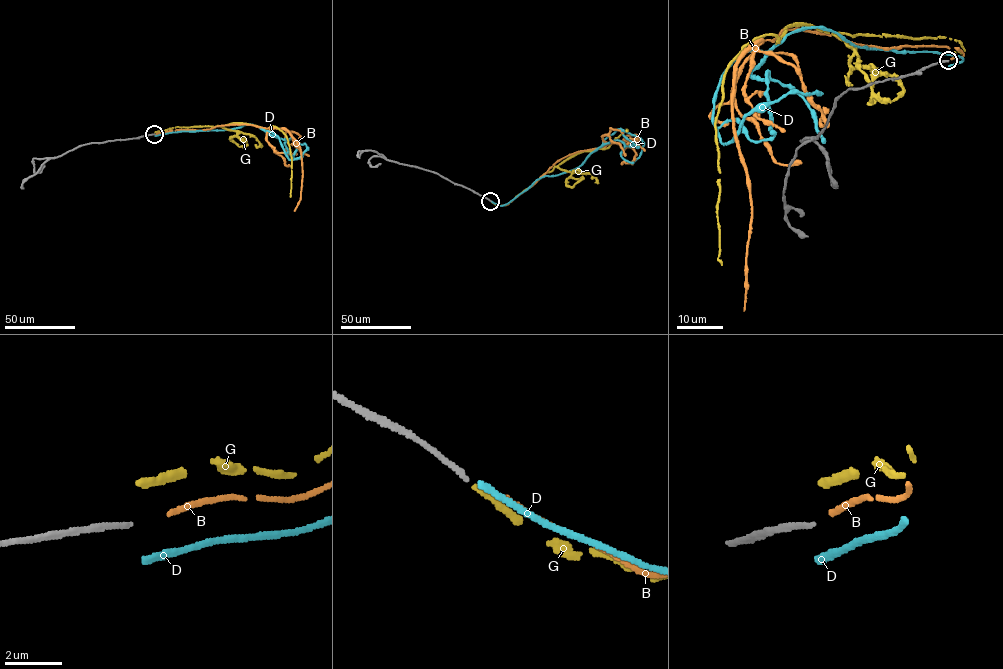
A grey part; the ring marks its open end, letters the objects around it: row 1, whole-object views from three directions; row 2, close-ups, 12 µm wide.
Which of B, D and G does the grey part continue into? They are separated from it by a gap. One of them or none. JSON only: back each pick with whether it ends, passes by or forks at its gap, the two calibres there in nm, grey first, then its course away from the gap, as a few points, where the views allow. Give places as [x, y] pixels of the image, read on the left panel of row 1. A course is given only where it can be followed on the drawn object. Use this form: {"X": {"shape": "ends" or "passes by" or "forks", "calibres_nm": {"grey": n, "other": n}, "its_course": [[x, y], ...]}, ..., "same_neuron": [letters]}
{"B": {"shape": "ends", "calibres_nm": {"grey": 160, "other": 200}, "its_course": [[156, 133], [232, 124], [286, 129], [300, 148], [302, 160], [300, 199], [294, 211]]}, "same_neuron": ["B"]}

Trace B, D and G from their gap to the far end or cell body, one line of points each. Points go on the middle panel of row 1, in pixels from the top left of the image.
B: (492, 202), (500, 206), (507, 204), (568, 155), (618, 143), (628, 135), (636, 135), (638, 140), (630, 138)
D: (491, 201), (505, 204), (537, 179), (578, 168), (617, 129), (642, 142), (641, 154), (631, 162)
G: (491, 201), (499, 206), (506, 204), (556, 166), (582, 152), (605, 149), (626, 131)

